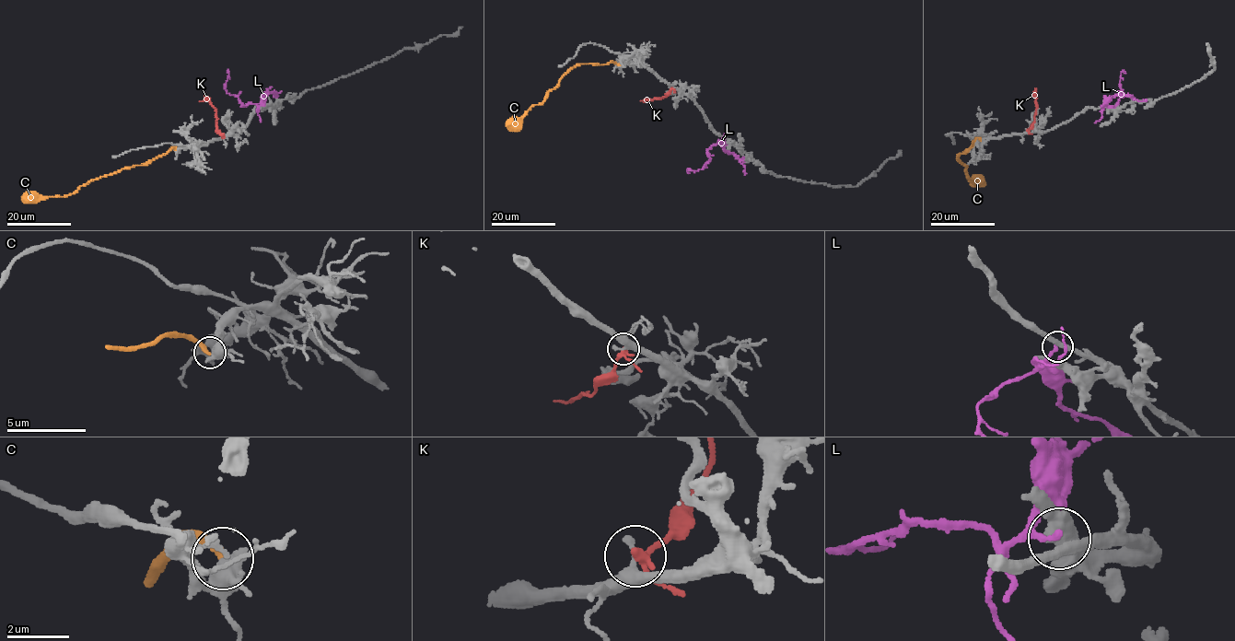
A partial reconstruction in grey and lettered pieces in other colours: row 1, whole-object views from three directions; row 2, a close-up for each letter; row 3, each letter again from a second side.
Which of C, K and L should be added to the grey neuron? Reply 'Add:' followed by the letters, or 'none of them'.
Add: none of them

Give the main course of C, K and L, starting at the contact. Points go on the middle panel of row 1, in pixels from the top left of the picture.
C: (619, 65), (611, 62), (575, 65), (549, 90), (541, 103), (532, 105), (522, 116), (509, 120), (506, 124)
K: (670, 87), (664, 97), (639, 100)
L: (723, 138), (708, 148), (710, 158), (705, 165), (694, 171), (687, 168), (690, 173)

